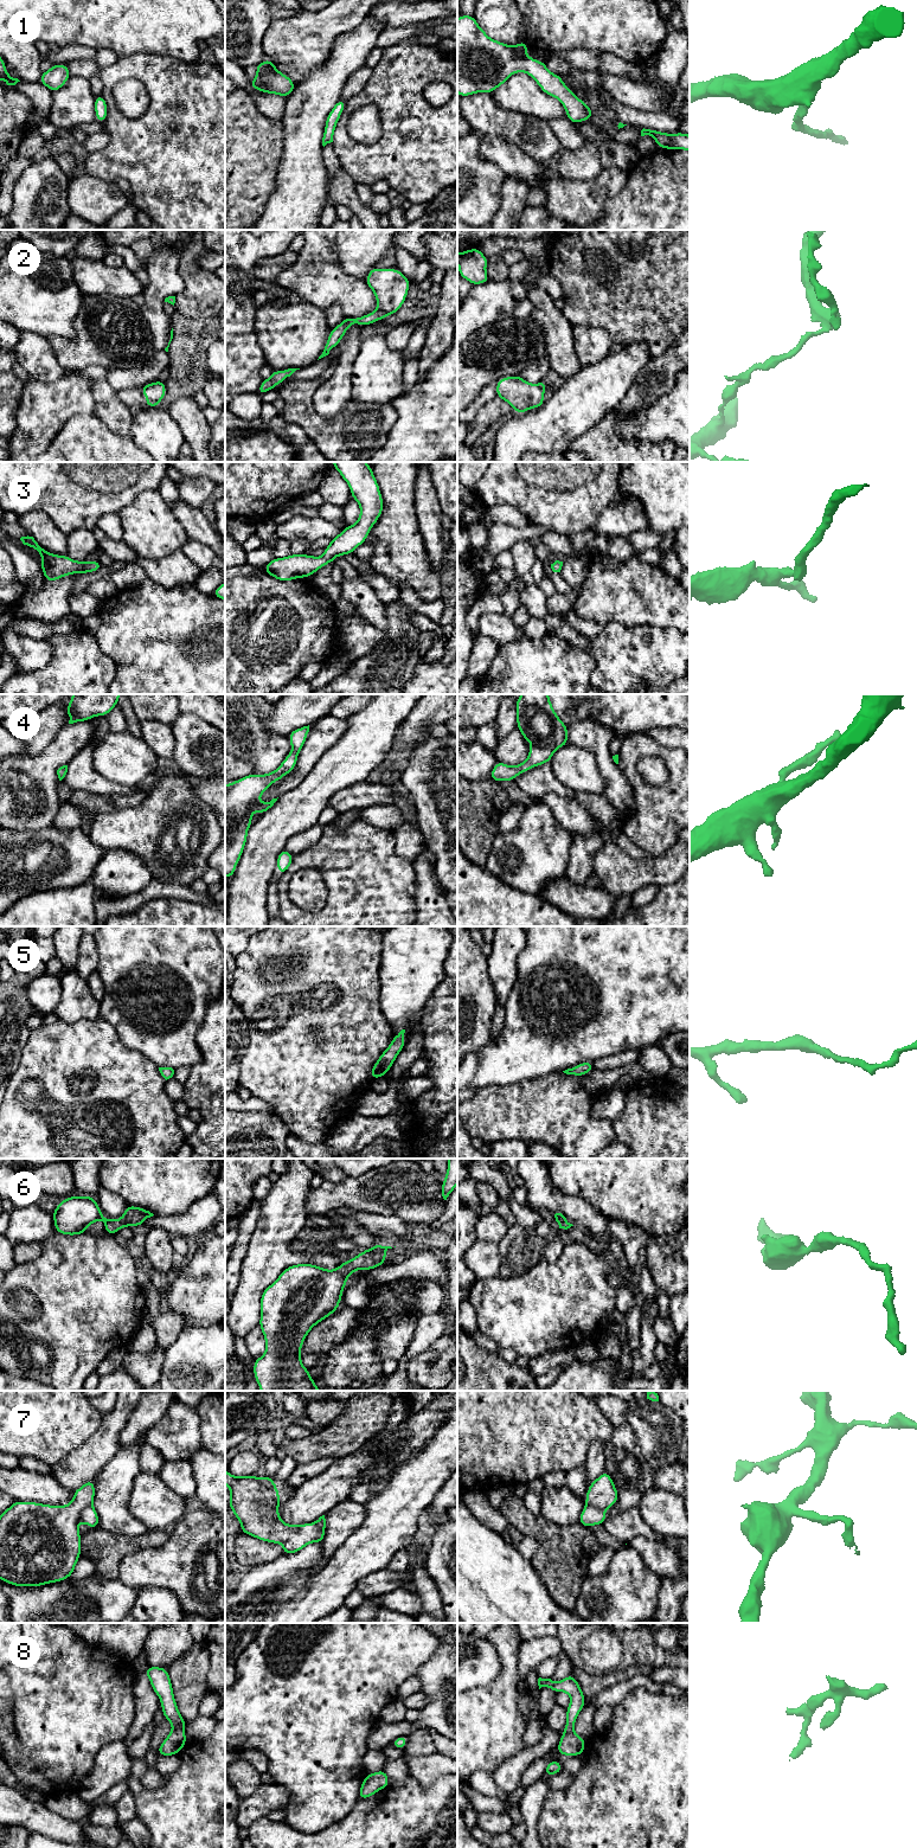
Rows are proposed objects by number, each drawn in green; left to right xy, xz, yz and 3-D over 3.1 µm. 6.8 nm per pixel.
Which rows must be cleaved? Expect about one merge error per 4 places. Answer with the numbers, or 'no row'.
2, 7

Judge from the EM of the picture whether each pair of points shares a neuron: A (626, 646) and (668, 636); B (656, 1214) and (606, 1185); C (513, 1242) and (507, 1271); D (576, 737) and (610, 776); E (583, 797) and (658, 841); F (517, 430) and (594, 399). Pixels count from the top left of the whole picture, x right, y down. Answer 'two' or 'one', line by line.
A: one
B: one
C: one
D: one
E: two
F: one

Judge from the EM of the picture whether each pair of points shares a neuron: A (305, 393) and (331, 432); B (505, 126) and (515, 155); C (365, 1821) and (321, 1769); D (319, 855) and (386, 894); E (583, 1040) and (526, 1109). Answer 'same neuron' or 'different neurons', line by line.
A: same neuron
B: different neurons
C: different neurons
D: same neuron
E: different neurons

